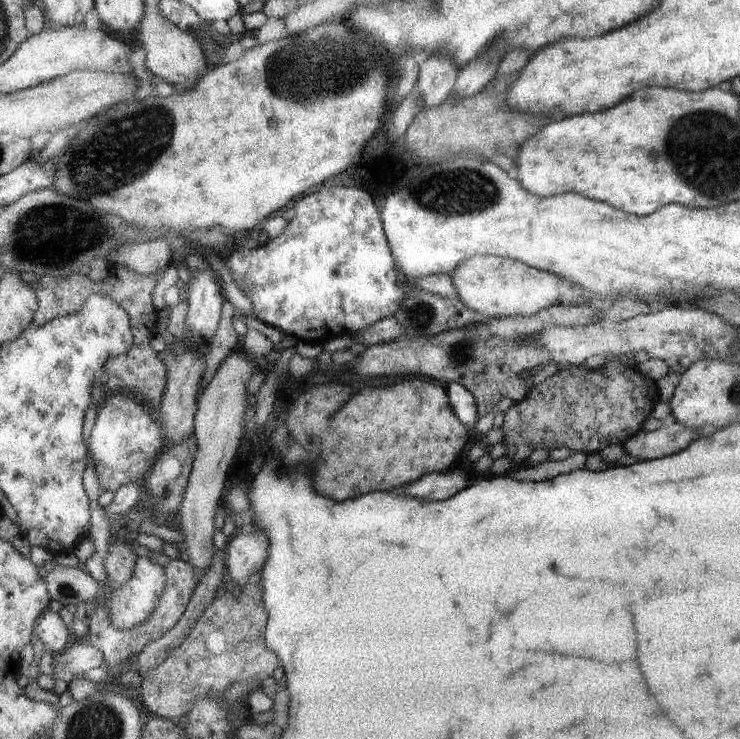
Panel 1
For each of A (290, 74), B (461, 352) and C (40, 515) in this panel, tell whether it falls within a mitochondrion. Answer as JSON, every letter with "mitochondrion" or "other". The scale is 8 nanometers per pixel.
{"A":"mitochondrion","B":"mitochondrion","C":"other"}

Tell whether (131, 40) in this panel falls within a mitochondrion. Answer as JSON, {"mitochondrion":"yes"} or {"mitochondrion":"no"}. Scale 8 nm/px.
{"mitochondrion":"no"}

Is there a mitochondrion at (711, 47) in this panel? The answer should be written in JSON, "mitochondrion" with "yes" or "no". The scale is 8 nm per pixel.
{"mitochondrion":"no"}

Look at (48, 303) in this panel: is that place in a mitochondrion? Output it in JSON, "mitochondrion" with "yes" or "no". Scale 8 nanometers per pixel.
{"mitochondrion":"no"}

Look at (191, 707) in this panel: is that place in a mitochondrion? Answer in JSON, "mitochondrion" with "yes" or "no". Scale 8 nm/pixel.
{"mitochondrion":"no"}

